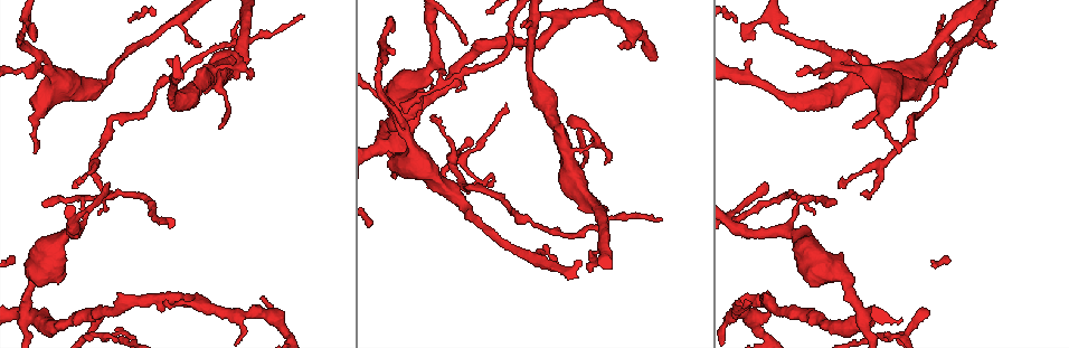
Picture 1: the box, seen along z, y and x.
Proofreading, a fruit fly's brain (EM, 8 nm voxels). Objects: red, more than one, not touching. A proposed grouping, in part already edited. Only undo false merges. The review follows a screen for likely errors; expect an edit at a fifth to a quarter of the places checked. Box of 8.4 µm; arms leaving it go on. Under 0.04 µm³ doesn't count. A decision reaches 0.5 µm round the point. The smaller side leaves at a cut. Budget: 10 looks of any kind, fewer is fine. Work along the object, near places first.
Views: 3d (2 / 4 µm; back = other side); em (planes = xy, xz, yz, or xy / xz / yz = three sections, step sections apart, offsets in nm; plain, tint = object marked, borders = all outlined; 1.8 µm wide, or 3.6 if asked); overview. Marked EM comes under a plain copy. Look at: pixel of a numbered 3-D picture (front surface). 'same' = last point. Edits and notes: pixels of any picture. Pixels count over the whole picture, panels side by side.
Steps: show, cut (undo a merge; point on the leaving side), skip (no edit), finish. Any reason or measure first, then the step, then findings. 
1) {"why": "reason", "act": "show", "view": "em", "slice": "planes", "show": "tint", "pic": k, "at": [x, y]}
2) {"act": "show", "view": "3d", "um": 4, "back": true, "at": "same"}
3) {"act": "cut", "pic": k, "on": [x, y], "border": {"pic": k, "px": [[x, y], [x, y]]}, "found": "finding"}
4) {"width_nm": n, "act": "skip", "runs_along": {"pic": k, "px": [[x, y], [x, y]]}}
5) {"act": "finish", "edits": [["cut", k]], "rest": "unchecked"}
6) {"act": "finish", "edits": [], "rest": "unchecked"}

{"why": "sharp bend", "act": "show", "view": "em", "slice": "planes", "show": "tint", "pic": 1, "at": [25, 317]}

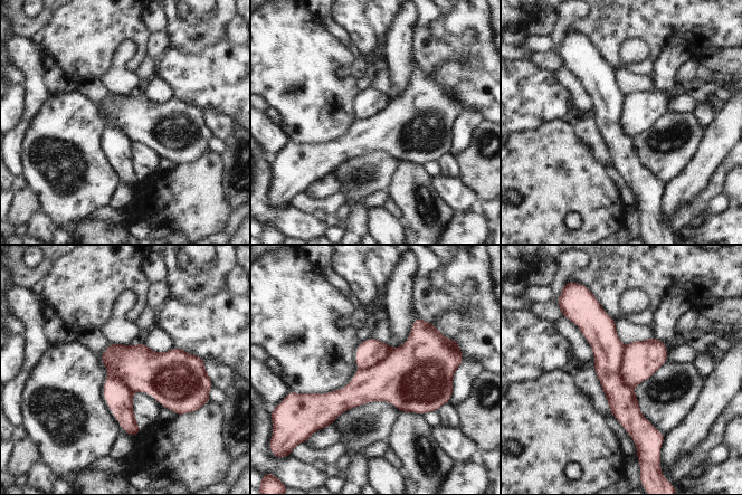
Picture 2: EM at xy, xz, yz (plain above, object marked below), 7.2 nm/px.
{"act": "cut", "pic": 2, "on": [641, 359], "border": {"pic": 2, "px": [[625, 345], [622, 377], [633, 387]]}, "found": "a second neuron is stuck on"}

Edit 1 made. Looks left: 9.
{"act": "show", "view": "overview"}

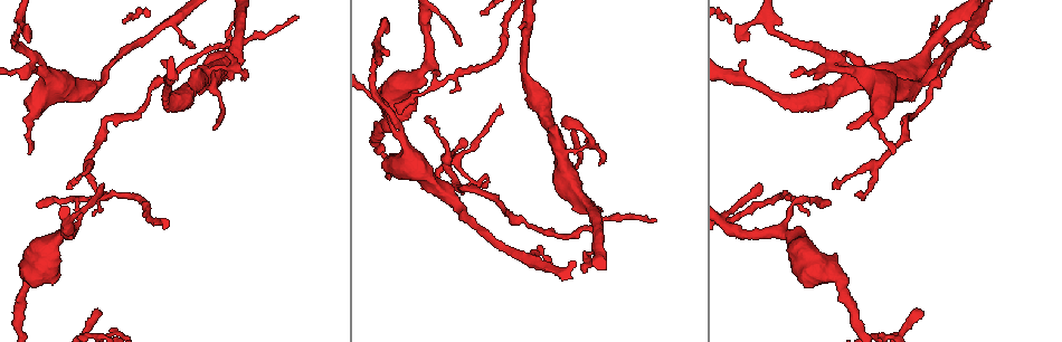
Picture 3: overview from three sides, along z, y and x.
{"act": "show", "view": "3d", "um": 4, "pic": 3, "at": [468, 188]}

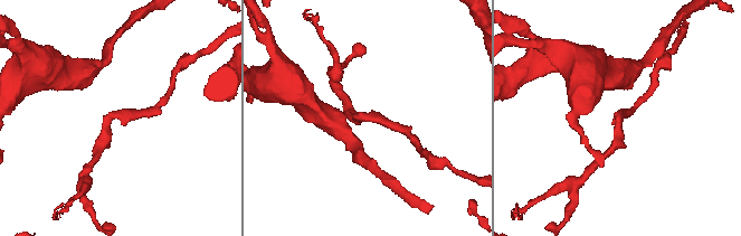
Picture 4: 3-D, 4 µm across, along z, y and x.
{"why": "need the tissue", "act": "show", "view": "em", "slice": "planes", "show": "tint", "pic": 4, "at": [620, 116]}

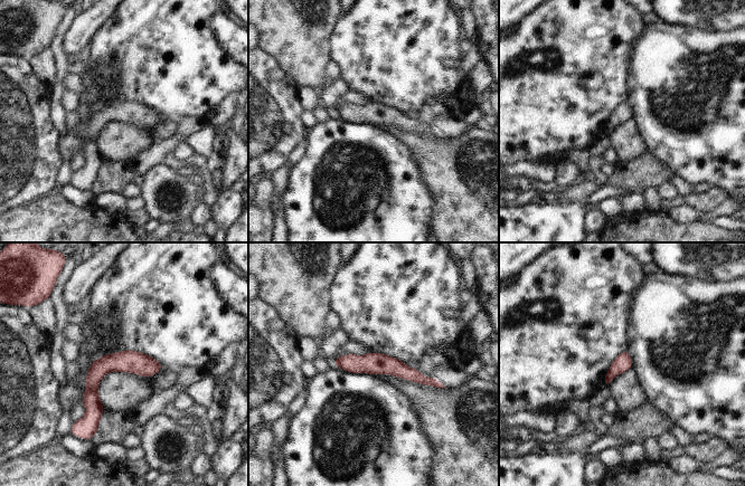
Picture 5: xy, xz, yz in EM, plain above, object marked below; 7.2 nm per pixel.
{"act": "skip", "runs_along": {"pic": 5, "px": [[337, 361], [388, 364], [437, 384]]}, "found": "all the same neuron"}

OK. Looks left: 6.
{"why": "side arm on a straight run", "act": "show", "view": "3d", "um": 4, "pic": 3, "at": [936, 37]}

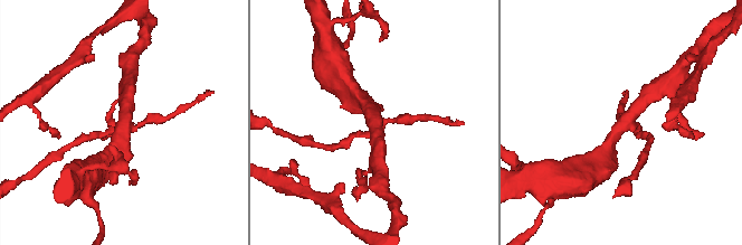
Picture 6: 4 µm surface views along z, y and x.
{"why": "shape alone is not enough", "act": "show", "view": "em", "slice": "planes", "show": "tint", "pic": 6, "at": [629, 127]}

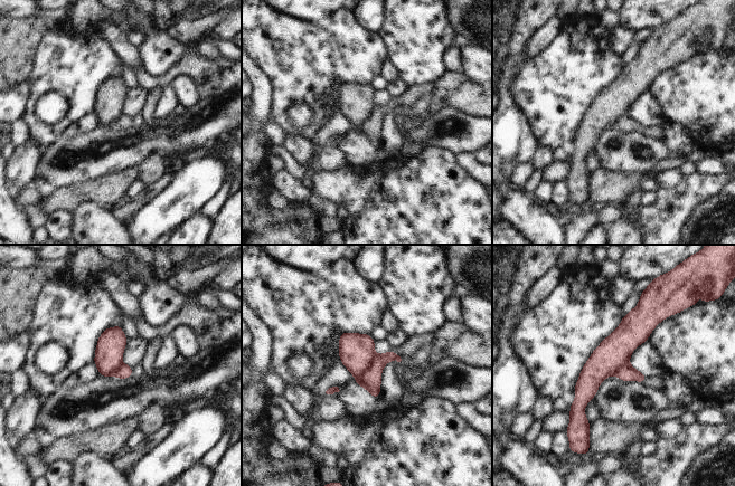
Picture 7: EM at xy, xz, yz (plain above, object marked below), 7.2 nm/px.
{"width_nm": 200, "act": "cut", "pic": 7, "on": [370, 379], "border": {"pic": 7, "px": [[375, 353], [370, 364], [355, 378]]}, "found": "two neurons meet here"}

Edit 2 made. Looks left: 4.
{"act": "show", "view": "3d", "um": 2, "pic": 3, "at": [801, 198]}

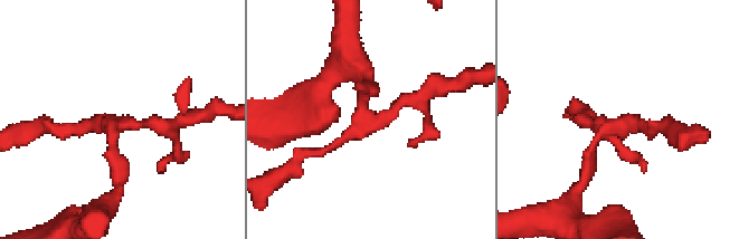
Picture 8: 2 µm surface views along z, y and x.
{"act": "show", "view": "em", "slice": "yz", "step": 4, "show": "tint", "pic": 8, "at": [619, 127]}

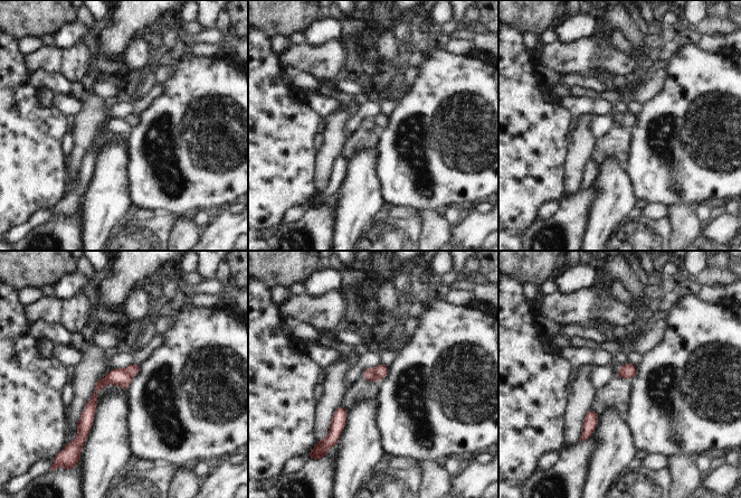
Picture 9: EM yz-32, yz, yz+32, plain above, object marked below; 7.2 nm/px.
{"width_nm": 110, "act": "cut", "pic": 9, "on": [381, 370], "border": {"pic": 9, "px": [[371, 368], [380, 378]]}, "found": "two neurons meet here"}

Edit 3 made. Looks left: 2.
{"act": "finish", "edits": [["cut", 2], ["cut", 7], ["cut", 9]], "rest": "unchecked"}

